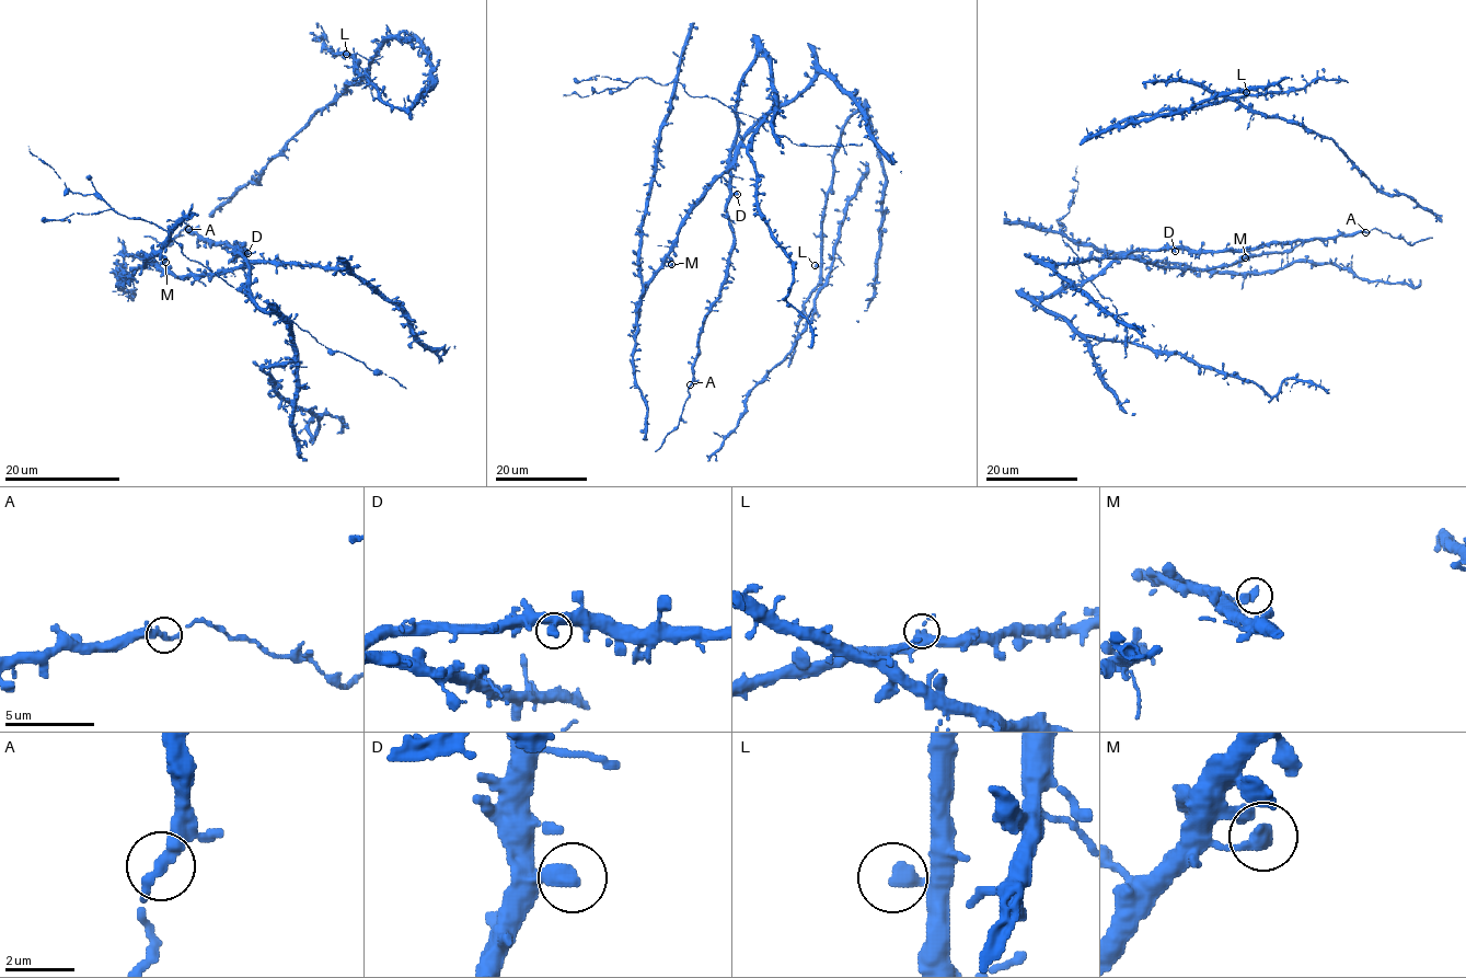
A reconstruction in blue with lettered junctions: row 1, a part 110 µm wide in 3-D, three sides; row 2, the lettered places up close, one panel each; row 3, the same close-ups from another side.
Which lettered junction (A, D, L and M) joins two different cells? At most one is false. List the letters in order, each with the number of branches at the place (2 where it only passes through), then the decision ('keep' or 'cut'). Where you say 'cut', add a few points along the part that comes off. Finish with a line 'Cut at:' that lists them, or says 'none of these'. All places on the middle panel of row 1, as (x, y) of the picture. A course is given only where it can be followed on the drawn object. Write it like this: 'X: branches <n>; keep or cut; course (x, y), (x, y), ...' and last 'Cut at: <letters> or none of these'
A: branches 1; cut; course (690, 384), (681, 420), (655, 451)
D: branches 1; keep
L: branches 1; keep
M: branches 1; keep
Cut at: A

